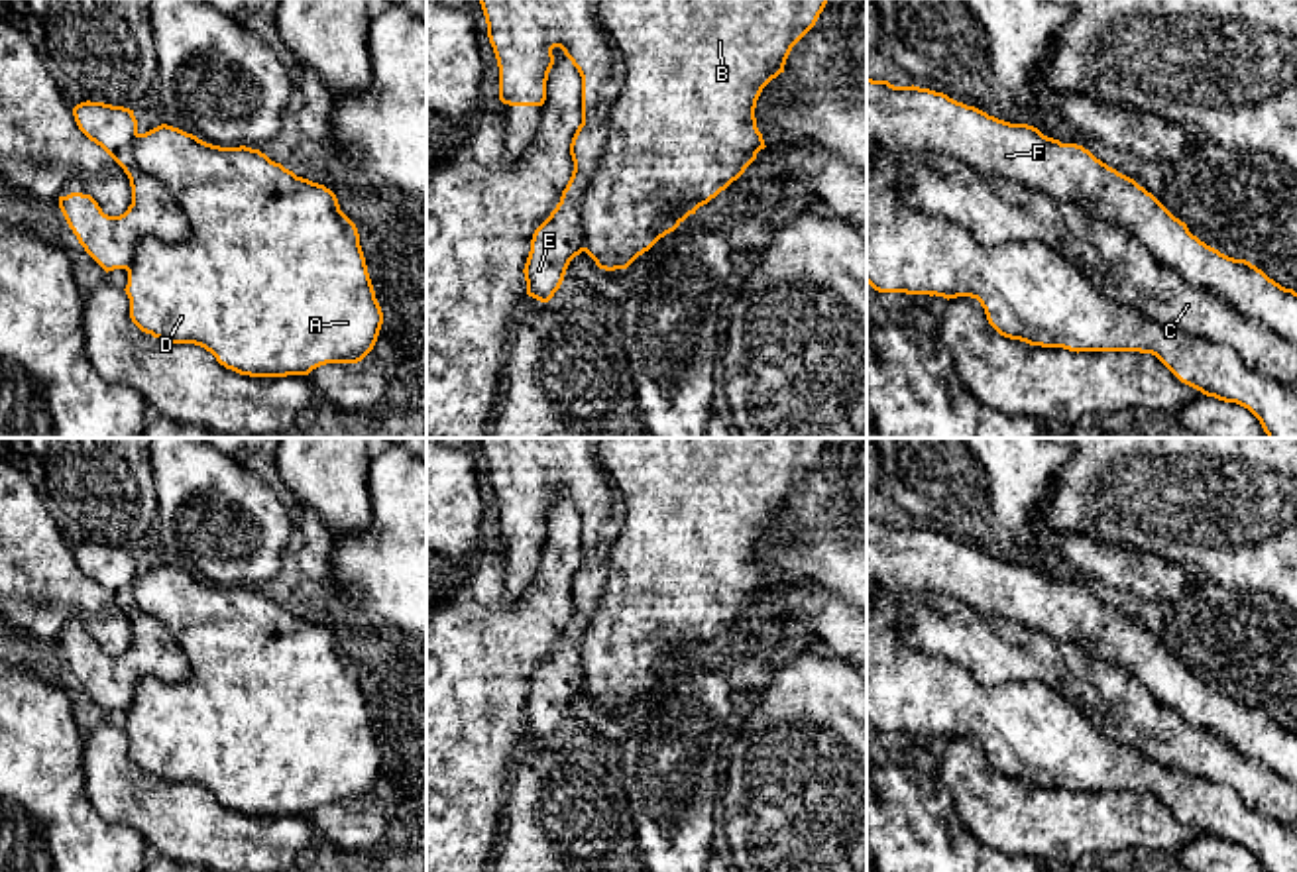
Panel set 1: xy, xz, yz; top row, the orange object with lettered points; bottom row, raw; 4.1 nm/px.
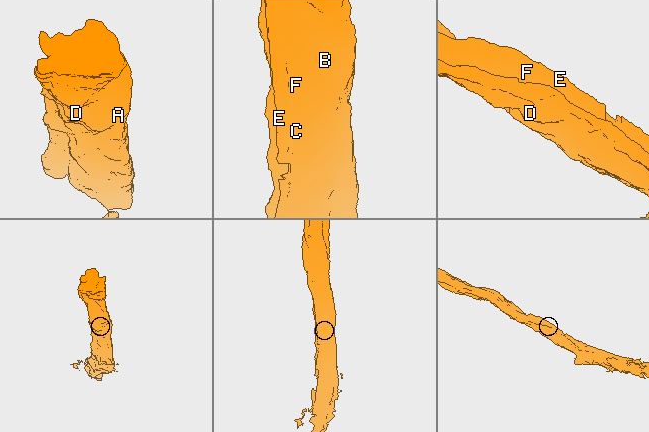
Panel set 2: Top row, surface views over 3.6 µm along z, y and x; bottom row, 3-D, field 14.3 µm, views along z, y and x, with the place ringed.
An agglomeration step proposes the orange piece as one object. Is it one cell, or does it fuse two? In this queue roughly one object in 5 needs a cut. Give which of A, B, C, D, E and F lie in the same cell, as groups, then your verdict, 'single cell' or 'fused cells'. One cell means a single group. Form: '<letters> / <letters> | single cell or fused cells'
A B D F / C E | fused cells

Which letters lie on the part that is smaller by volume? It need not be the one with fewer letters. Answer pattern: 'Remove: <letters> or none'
Remove: C, E

